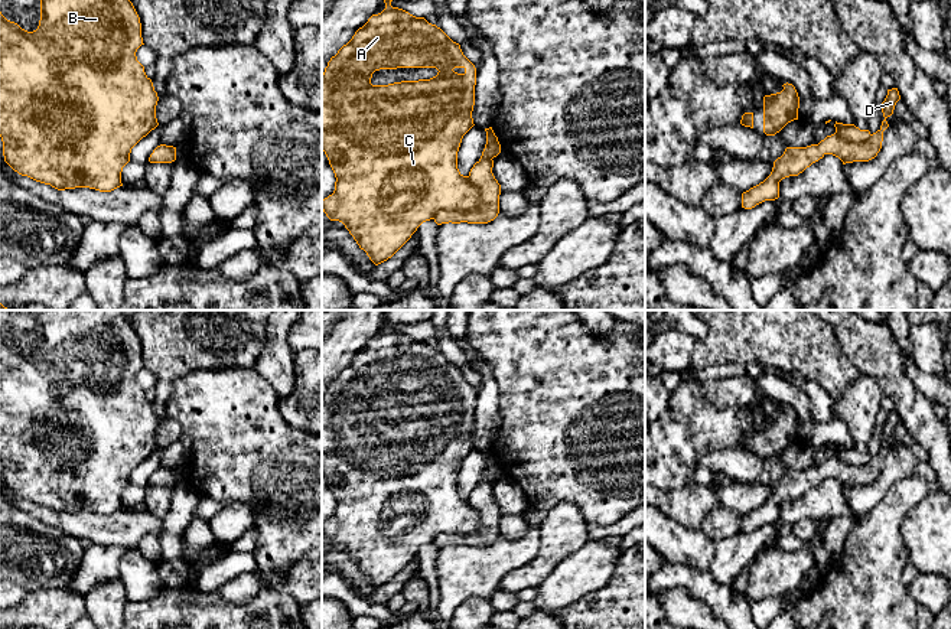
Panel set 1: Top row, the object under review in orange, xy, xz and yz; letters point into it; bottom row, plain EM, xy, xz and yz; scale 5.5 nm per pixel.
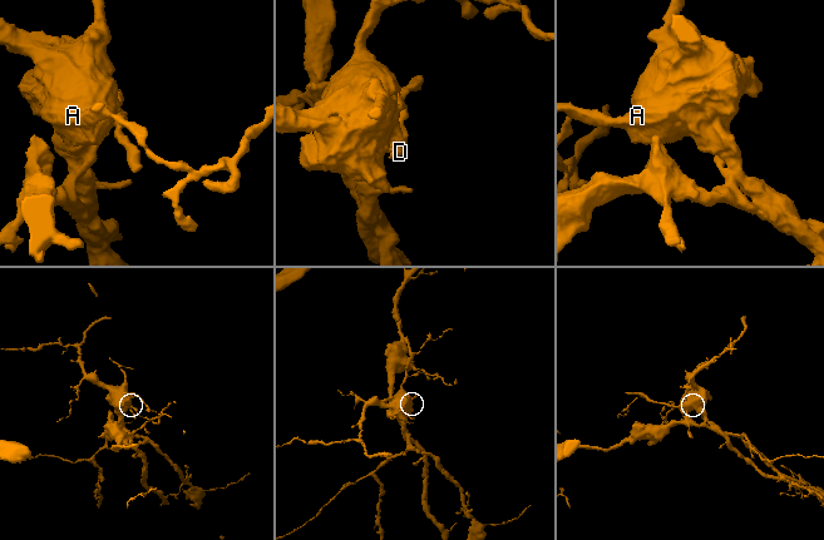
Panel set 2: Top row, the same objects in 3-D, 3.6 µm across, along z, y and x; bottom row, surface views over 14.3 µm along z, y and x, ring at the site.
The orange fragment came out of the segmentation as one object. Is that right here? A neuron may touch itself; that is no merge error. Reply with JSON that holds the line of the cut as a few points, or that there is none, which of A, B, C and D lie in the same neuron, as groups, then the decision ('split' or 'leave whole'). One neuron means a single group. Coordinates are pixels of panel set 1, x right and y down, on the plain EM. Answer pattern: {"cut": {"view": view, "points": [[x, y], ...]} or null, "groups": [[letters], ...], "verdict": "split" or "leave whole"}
{"cut": {"view": "xz", "points": [[468, 499], [479, 527], [471, 533], [440, 533], [432, 541]]}, "groups": [["A", "B", "C"], ["D"]], "verdict": "split"}

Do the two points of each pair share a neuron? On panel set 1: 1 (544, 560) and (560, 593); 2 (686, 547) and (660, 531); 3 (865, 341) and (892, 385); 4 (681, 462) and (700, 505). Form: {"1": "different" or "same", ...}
{"1": "different", "2": "same", "3": "same", "4": "different"}

